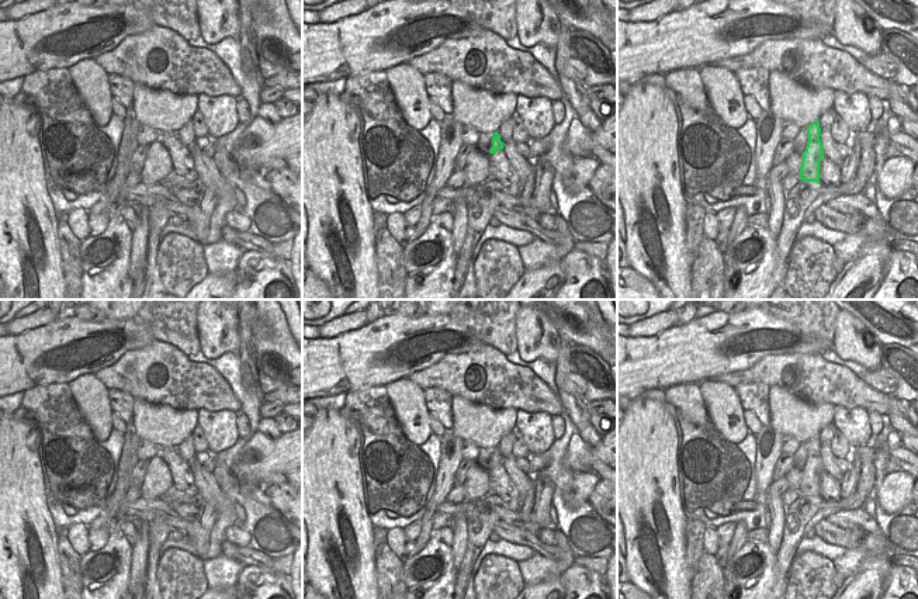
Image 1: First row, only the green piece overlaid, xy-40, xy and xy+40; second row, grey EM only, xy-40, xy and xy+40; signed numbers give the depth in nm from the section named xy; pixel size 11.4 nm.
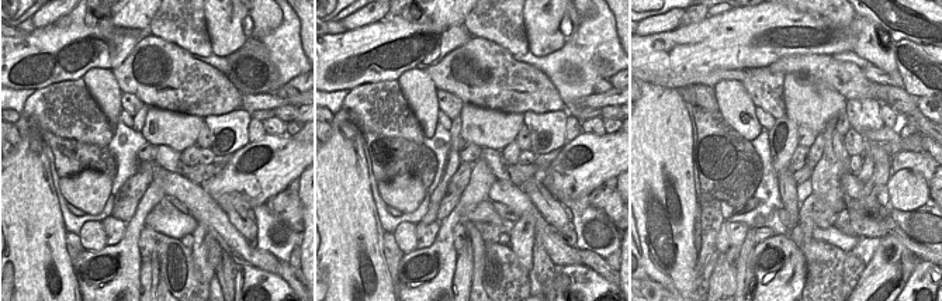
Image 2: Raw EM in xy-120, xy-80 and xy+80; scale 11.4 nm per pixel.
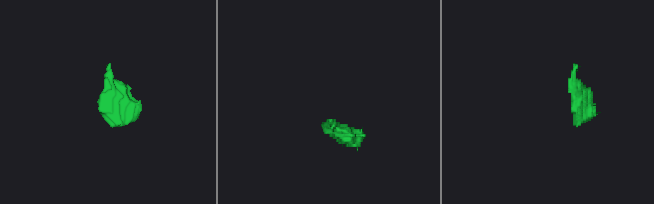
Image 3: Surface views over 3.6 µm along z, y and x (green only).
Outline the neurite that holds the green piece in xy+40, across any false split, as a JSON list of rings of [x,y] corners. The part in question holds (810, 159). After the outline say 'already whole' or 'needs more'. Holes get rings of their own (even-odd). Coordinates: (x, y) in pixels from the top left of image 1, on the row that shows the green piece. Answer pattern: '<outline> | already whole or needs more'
[[[818,120],[807,127],[808,142],[801,155],[801,166],[799,173],[800,180],[820,183],[820,160],[824,157],[820,132],[821,128]]] | already whole

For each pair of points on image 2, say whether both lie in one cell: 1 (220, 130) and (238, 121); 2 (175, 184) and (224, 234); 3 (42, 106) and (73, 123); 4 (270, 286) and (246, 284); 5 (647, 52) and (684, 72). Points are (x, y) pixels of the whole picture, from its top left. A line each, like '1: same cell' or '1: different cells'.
1: same cell
2: same cell
3: same cell
4: same cell
5: same cell

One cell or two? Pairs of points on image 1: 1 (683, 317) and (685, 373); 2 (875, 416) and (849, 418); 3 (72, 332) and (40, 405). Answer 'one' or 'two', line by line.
1: two
2: two
3: two

